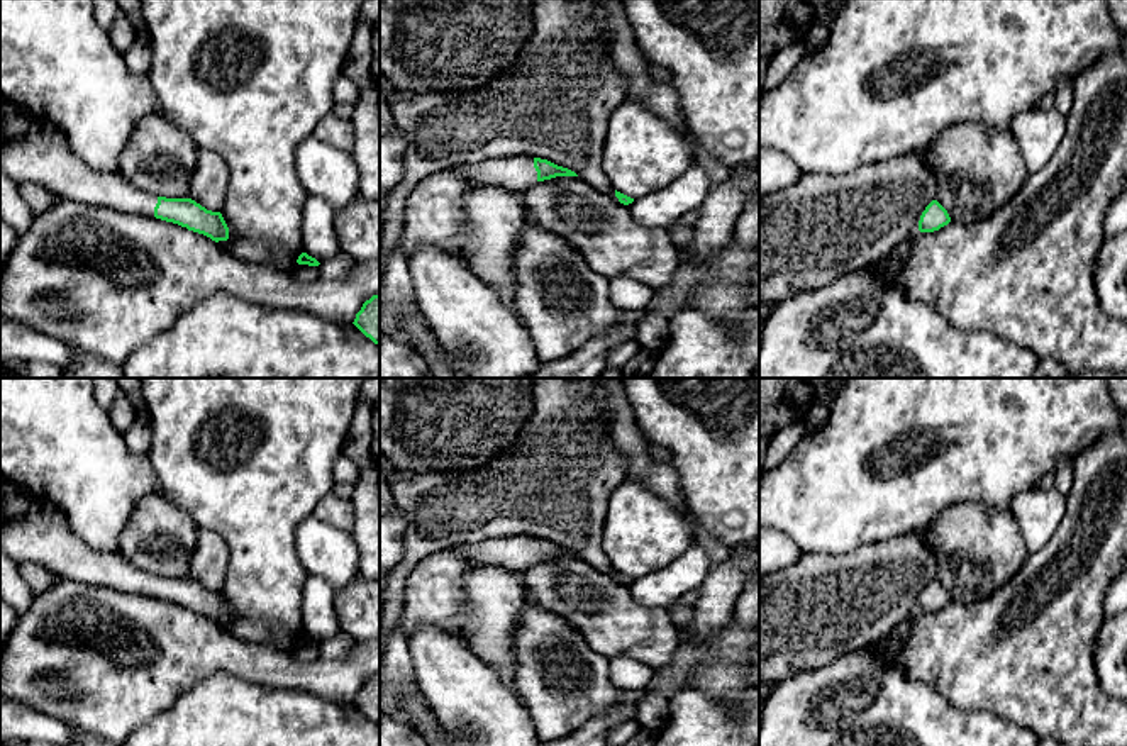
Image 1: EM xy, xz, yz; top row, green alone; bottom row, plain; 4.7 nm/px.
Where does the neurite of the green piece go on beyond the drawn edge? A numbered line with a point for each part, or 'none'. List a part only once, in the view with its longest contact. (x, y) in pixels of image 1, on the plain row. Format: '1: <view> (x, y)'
1: xz (517, 553)

